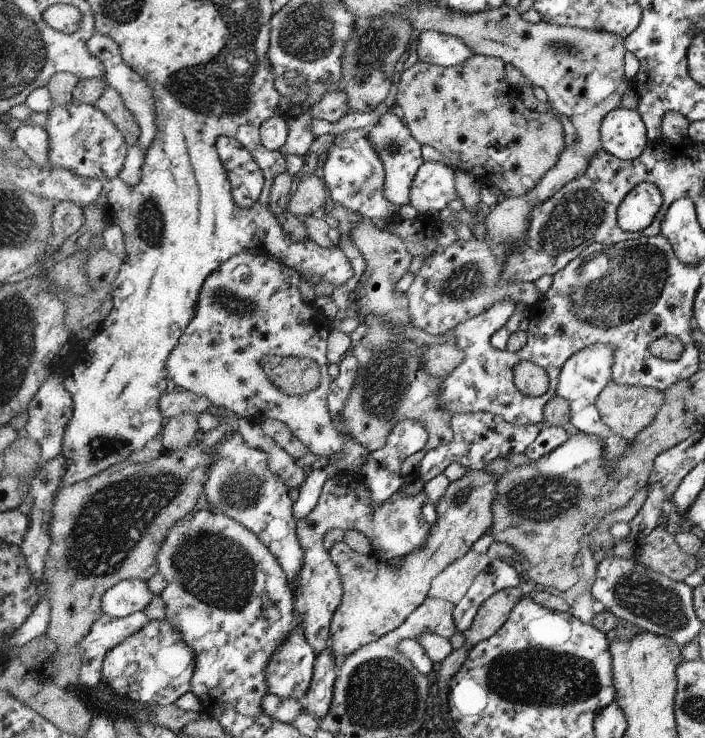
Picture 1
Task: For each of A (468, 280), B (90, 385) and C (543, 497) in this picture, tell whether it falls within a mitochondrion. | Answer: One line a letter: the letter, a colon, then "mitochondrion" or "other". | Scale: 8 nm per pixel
A: mitochondrion
B: other
C: mitochondrion

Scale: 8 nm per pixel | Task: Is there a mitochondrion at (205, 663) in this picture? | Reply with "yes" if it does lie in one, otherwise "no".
no

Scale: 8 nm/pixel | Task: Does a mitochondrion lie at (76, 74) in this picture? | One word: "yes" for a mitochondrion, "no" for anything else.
no

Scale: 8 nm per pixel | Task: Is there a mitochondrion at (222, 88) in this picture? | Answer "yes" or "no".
yes

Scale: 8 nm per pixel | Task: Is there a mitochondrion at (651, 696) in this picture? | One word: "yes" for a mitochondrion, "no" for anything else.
no

